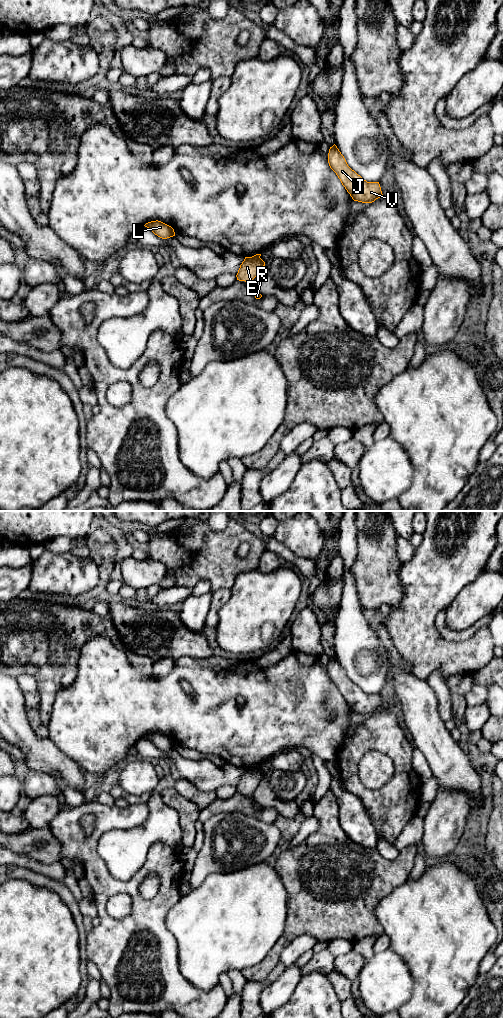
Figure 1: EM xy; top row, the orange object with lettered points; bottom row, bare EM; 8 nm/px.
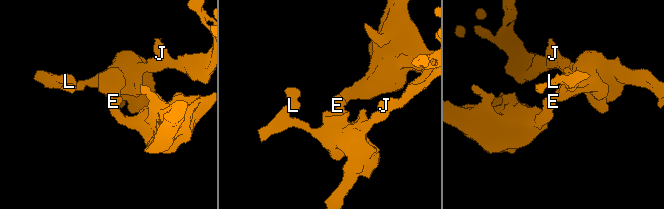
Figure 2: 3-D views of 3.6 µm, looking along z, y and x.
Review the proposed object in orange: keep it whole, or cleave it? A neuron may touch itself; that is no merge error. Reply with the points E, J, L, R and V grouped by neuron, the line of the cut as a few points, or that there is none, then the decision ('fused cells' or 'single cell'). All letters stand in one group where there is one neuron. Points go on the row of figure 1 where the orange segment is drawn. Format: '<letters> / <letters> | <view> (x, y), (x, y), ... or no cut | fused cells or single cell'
E R / J L V | xy (251, 257), (259, 258) | fused cells

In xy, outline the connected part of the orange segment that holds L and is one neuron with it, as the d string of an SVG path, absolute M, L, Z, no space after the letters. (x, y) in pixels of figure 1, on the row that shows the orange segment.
M158 220L148 222L144 226L149 228L155 235L162 239L175 236L174 229L171 226Z

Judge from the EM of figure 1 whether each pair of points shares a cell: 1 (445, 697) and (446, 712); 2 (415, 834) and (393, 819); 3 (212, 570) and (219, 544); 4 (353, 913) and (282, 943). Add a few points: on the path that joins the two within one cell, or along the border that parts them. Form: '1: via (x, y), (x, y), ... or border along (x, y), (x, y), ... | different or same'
1: via (445, 701), (445, 708) | same
2: border along (415, 813), (393, 844) | different
3: via (212, 564), (212, 555), (217, 550) | same
4: via (335, 913), (311, 913), (299, 925) | same

